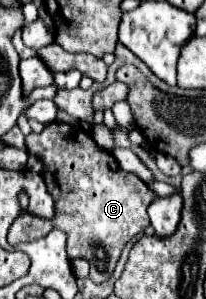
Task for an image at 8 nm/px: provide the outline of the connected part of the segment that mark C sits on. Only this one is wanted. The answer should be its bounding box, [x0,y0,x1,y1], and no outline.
[25,121,153,283]

